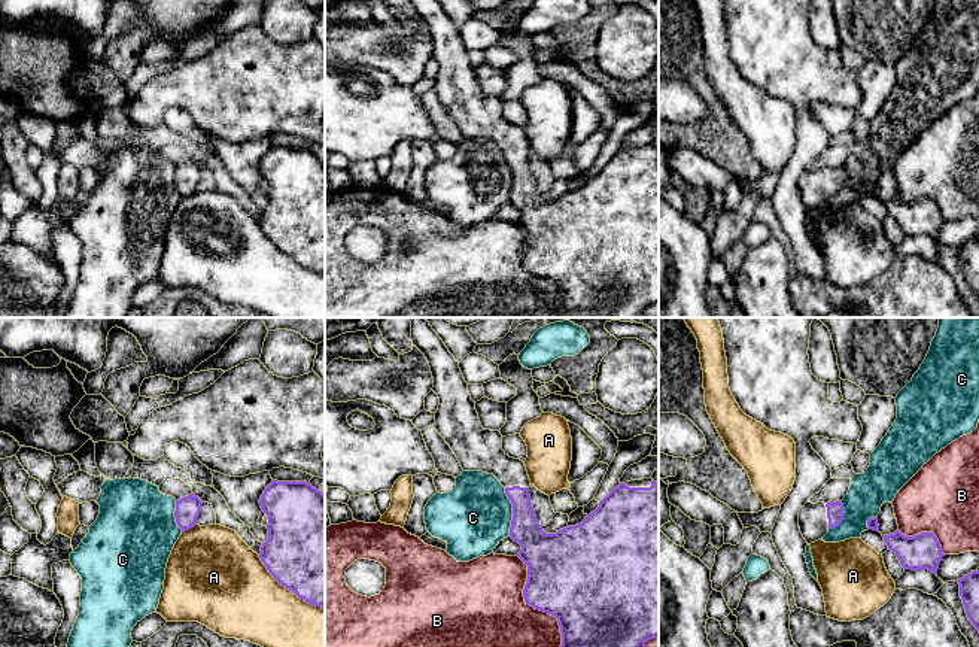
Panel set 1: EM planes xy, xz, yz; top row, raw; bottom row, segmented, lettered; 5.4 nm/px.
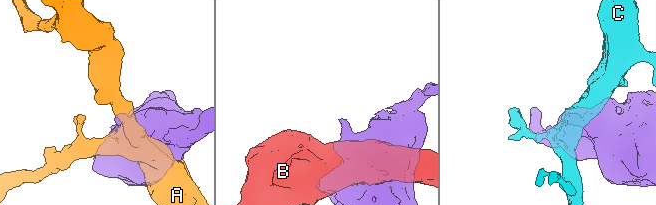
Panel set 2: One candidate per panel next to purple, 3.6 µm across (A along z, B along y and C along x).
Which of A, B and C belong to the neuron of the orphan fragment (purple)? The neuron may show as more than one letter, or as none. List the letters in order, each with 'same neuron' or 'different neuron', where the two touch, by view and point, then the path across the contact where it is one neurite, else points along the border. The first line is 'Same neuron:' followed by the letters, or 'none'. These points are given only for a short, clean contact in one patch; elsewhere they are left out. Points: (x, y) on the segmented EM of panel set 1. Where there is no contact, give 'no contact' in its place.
Same neuron: none
A: different neuron; meets purple in xy at (288, 588)
B: different neuron; meets purple in xz at (531, 606)
C: different neuron; meets purple in xz at (513, 512); border along xz (504, 488), (511, 504), (510, 535)

